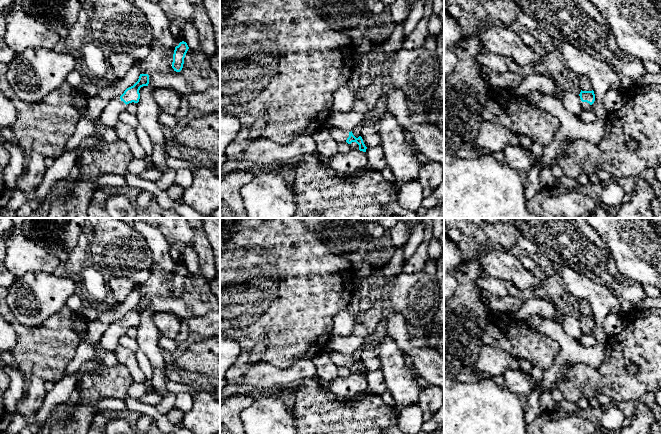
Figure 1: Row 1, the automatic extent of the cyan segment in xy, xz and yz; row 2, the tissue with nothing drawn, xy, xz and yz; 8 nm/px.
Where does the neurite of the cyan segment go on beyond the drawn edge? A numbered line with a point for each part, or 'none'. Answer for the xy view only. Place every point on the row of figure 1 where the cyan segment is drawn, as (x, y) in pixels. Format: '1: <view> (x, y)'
1: xy (110, 116)

